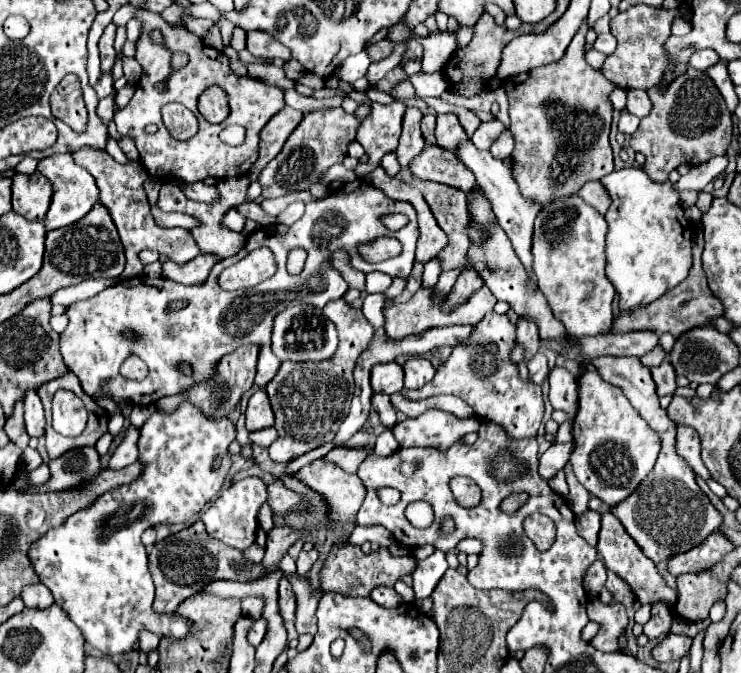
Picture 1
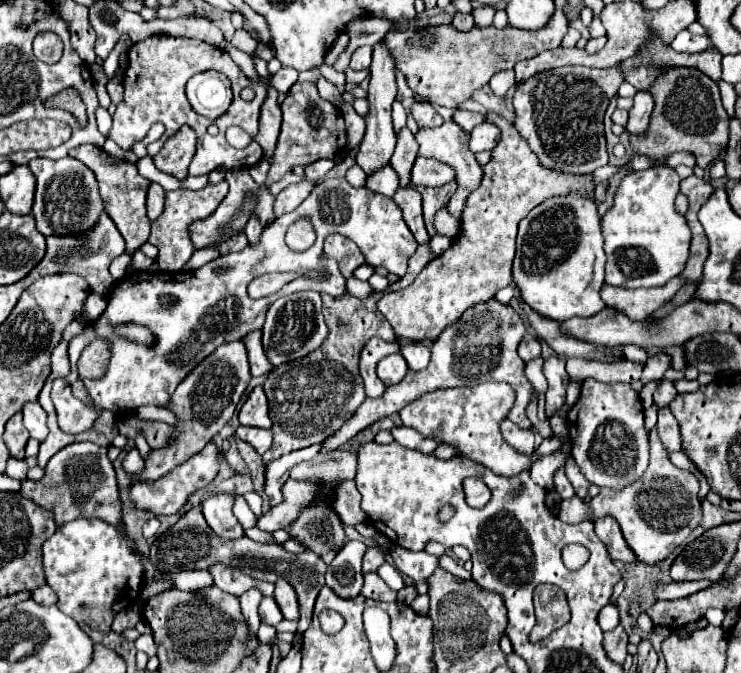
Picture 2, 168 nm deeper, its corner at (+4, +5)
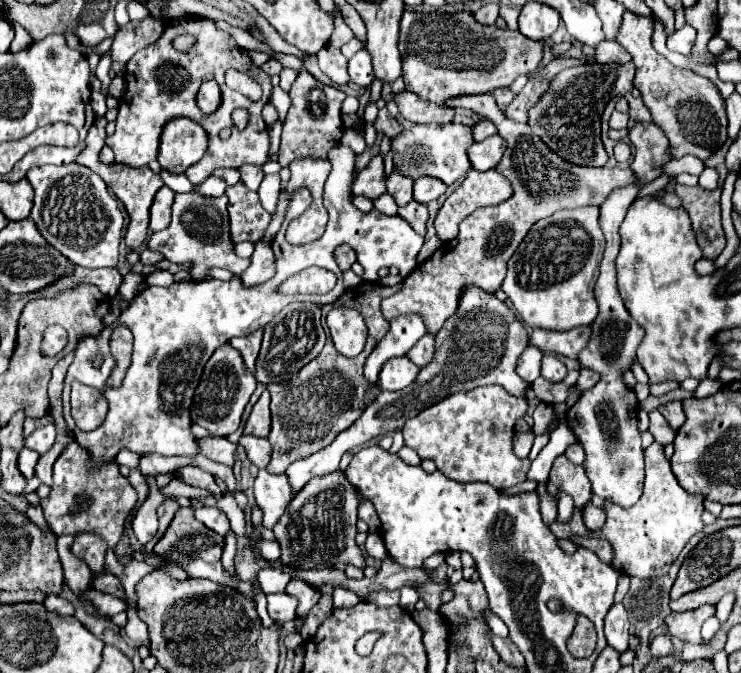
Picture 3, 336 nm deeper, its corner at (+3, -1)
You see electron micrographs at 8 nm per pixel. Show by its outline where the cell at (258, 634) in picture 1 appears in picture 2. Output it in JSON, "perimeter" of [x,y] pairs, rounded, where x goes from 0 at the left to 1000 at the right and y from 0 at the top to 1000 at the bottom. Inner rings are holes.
{"perimeter":[[[367,886],[354,889],[354,895],[351,895],[351,906],[348,906],[348,909],[351,909],[354,924],[359,924],[359,927],[364,927],[364,930],[372,930],[375,924],[383,921],[383,915],[381,915],[381,909],[378,909],[378,903],[375,903],[375,897],[370,895]]]}

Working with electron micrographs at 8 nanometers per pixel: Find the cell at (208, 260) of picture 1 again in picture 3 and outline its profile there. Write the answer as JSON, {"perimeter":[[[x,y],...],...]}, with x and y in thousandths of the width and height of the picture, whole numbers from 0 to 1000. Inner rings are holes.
{"perimeter":[[[406,104],[395,131],[390,134],[393,160],[387,166],[387,178],[379,199],[377,217],[377,244],[390,247],[398,235],[425,235],[441,238],[447,220],[452,220],[463,205],[463,181],[460,181],[460,155],[466,149],[466,137],[439,128],[425,119],[414,104]]]}

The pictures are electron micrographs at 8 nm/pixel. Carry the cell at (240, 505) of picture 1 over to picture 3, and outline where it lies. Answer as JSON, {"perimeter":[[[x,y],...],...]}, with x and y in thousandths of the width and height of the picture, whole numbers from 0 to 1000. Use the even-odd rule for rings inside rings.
{"perimeter":[[[285,752],[285,755],[269,755],[263,758],[266,764],[266,773],[271,773],[279,785],[285,785],[287,790],[298,793],[298,796],[306,796],[312,782],[309,782],[309,770],[304,761],[298,761],[293,752]]]}

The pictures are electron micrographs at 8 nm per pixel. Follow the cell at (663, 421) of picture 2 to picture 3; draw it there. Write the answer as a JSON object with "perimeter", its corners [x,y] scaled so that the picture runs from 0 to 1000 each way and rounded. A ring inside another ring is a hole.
{"perimeter":[[[883,609],[876,617],[876,636],[874,639],[881,645],[884,654],[893,661],[908,657],[912,648],[912,640],[907,639],[897,626],[895,617]]]}

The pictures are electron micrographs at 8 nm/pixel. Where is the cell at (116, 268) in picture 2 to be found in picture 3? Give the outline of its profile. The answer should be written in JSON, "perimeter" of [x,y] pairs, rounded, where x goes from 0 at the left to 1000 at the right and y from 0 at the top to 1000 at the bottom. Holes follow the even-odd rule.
{"perimeter":[[[101,241],[85,247],[50,247],[36,256],[36,267],[47,282],[42,327],[74,371],[96,392],[112,398],[158,395],[166,315],[161,297],[147,288],[142,270],[128,256]]]}

